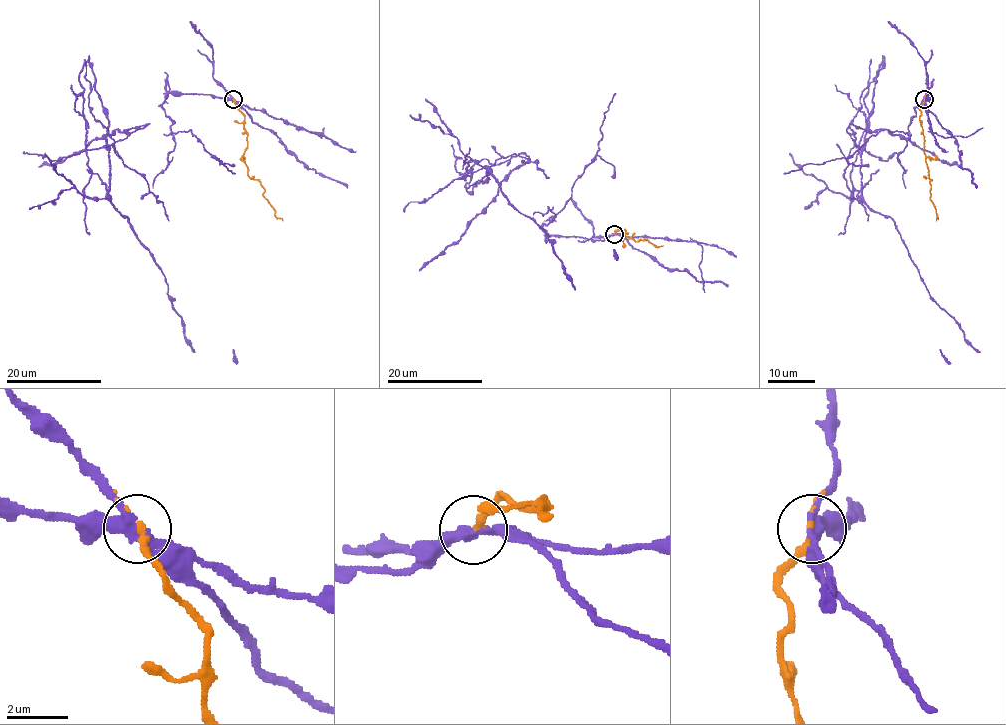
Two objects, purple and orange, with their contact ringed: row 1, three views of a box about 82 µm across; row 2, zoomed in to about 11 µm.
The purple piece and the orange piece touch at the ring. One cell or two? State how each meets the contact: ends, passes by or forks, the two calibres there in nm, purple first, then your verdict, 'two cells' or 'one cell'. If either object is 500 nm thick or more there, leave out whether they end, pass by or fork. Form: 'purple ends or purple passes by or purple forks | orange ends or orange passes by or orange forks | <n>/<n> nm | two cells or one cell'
purple forks | orange ends | 280/240 nm | two cells

